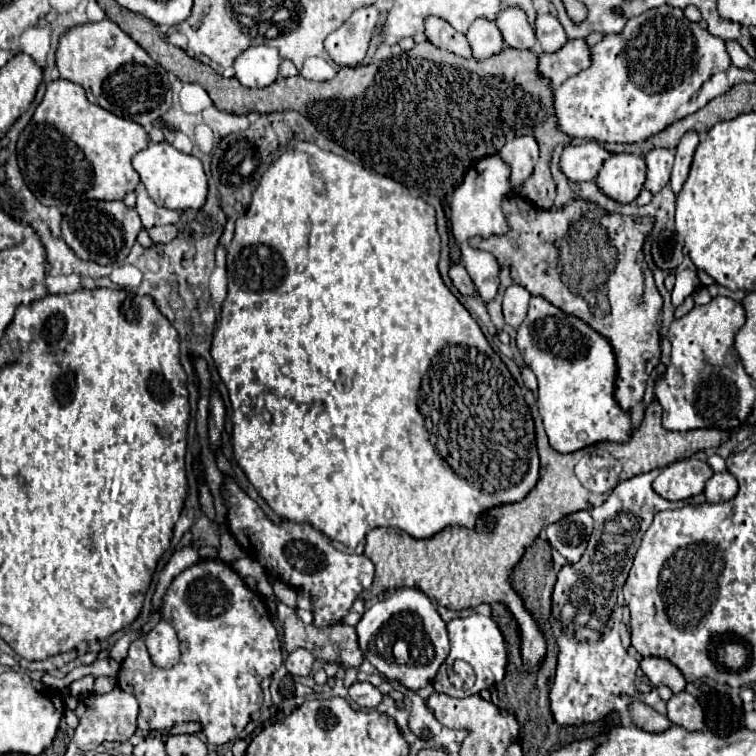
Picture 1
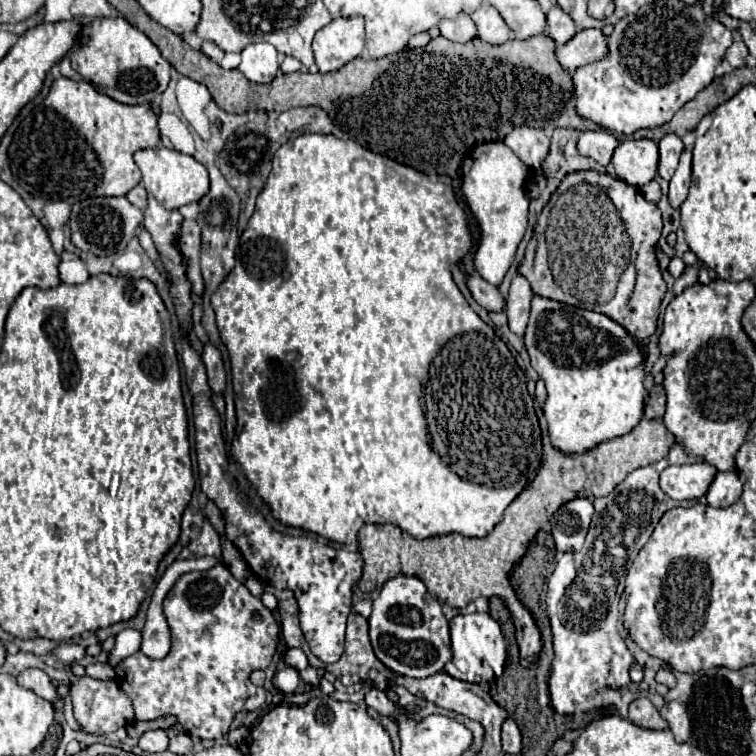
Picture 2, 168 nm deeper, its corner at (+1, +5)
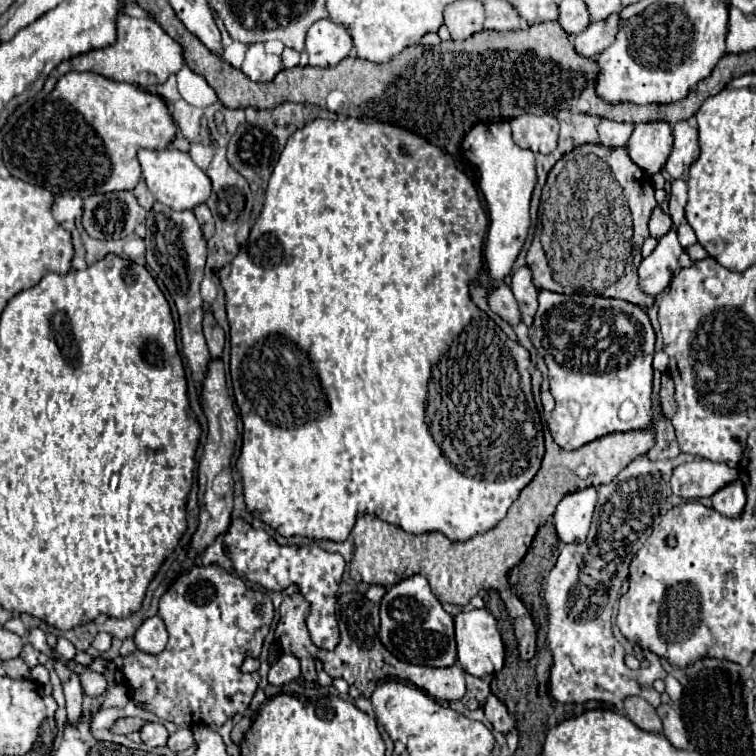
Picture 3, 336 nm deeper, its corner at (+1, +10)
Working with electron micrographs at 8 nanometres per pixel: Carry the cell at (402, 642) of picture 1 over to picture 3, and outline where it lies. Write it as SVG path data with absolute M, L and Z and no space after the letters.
M422 575L408 577L388 589L380 601L380 621L382 643L400 661L428 667L450 667L456 663L454 619L430 593L430 585Z

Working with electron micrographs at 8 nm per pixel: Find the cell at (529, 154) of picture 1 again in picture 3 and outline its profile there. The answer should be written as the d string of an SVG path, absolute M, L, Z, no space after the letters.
M524 113L510 121L514 141L524 145L524 149L532 149L534 153L550 153L556 149L558 141L558 119L552 113L532 115Z

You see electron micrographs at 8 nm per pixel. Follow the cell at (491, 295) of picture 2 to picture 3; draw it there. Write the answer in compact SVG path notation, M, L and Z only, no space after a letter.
M500 285L496 287L490 295L488 295L488 305L494 313L498 313L508 325L518 325L522 323L522 317L520 317L520 311L518 311L518 305L516 305L516 299L510 291L508 285Z

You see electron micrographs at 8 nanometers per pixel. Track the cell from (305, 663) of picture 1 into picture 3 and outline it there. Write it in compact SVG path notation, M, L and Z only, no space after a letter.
M282 655L268 671L268 683L270 685L286 685L292 683L294 679L298 679L300 675L300 661L296 661L296 657L292 655Z

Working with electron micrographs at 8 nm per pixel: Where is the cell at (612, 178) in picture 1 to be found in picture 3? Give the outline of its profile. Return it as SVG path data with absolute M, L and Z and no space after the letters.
M666 121L638 123L628 141L628 153L648 175L658 173L672 153L672 125Z

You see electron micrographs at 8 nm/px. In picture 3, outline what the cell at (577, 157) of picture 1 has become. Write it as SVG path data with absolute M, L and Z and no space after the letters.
M602 119L598 125L598 135L600 143L608 147L620 147L626 145L630 135L632 135L634 125L626 121L612 121L612 119Z

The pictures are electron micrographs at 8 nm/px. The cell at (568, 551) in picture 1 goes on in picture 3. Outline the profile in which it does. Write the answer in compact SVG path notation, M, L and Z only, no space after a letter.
M588 487L566 495L554 513L554 527L560 541L582 543L588 535L590 521L596 507L596 489Z

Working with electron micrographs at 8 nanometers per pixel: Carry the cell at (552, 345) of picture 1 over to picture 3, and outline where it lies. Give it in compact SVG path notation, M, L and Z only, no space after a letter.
M540 291L540 307L534 319L534 325L530 327L530 339L536 347L538 353L542 353L546 365L548 365L548 373L550 373L550 393L554 395L556 407L552 411L550 417L550 433L554 437L554 441L566 449L578 449L598 437L604 437L608 433L618 433L618 431L632 431L632 429L650 429L652 427L652 357L654 357L654 341L656 341L656 333L650 325L648 313L638 307L632 305L628 301L622 299L612 299L612 297L600 297L600 295L560 295L560 293L552 293L552 291Z

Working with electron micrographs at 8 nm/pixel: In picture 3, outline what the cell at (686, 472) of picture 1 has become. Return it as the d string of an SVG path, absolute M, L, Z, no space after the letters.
M696 459L676 467L672 475L672 493L684 499L712 497L722 487L738 481L738 471L708 459Z

